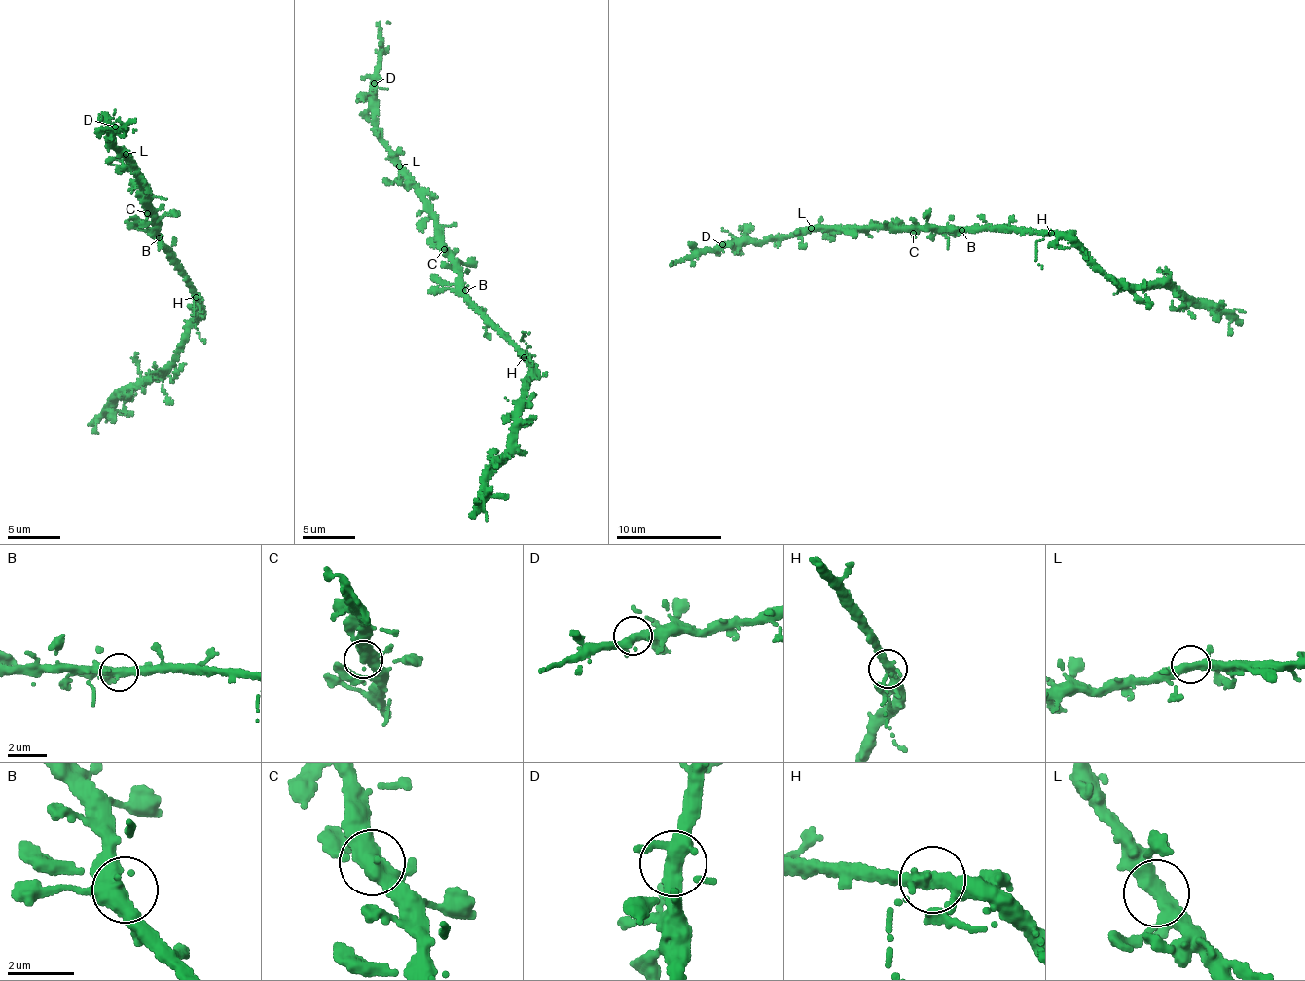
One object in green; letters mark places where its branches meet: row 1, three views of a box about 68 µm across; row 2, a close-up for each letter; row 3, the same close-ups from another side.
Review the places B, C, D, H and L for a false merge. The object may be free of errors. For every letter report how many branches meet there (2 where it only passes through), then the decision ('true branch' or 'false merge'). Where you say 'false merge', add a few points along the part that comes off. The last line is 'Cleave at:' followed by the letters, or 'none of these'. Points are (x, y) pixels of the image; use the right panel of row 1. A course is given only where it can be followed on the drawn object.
B: branches 4; true branch
C: branches 4; true branch
D: branches 4; true branch
H: branches 4; true branch
L: branches 4; true branch
Cleave at: none of these

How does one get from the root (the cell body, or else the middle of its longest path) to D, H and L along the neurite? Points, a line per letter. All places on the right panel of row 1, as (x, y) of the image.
D: (972, 229), (887, 225), (841, 231), (821, 226), (771, 236), (761, 242), (722, 244)
H: (972, 229), (999, 226), (1035, 233), (1050, 232)
L: (972, 229), (887, 225), (852, 231), (811, 228)

